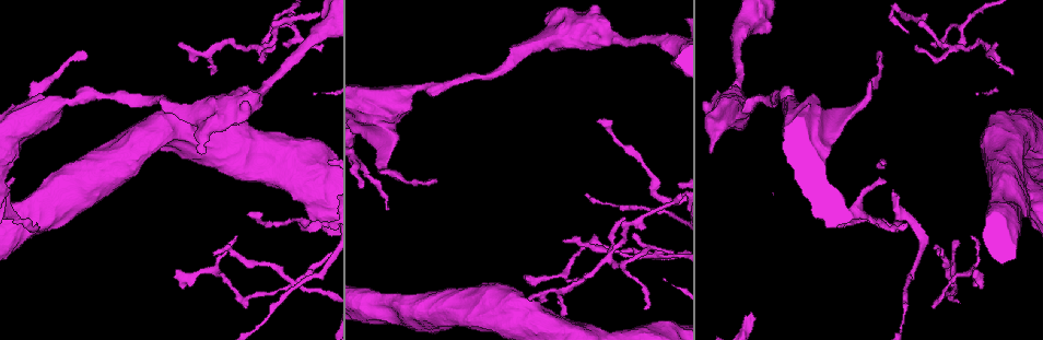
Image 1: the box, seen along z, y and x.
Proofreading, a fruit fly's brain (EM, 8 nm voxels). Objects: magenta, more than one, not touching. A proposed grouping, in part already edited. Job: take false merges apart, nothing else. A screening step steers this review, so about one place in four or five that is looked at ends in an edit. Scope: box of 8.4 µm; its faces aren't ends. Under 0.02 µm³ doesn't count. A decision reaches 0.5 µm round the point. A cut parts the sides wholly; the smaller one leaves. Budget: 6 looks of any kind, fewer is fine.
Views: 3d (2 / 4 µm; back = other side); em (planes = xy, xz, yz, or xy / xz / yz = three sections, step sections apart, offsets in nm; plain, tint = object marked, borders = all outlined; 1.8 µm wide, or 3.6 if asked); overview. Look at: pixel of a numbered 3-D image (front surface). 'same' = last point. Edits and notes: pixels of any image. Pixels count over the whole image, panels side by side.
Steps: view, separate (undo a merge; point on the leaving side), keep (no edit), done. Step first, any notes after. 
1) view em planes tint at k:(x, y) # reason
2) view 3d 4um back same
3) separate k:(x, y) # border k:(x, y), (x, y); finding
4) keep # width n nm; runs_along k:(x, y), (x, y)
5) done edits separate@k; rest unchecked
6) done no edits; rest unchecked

view 3d 2um back at 1:(861, 222) # narrows sharply

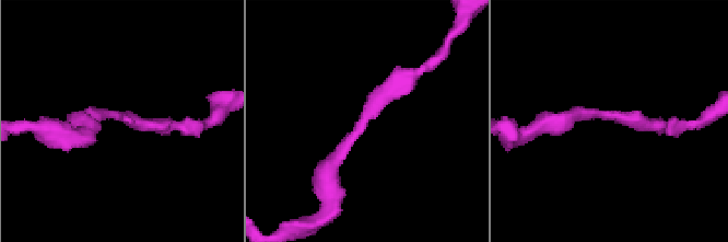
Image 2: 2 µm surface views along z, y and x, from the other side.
view em 3.6um yz step 8 tint at 2:(612, 112) # need the tissue

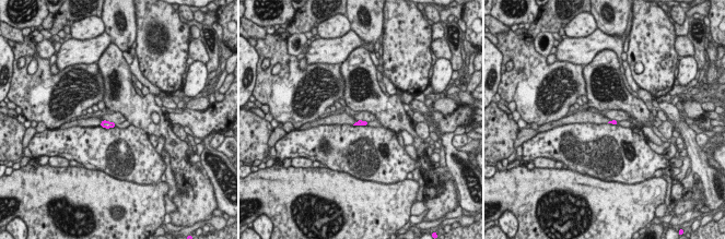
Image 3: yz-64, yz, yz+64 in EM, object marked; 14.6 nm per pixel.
view em 3.6um planes tint same # another direction

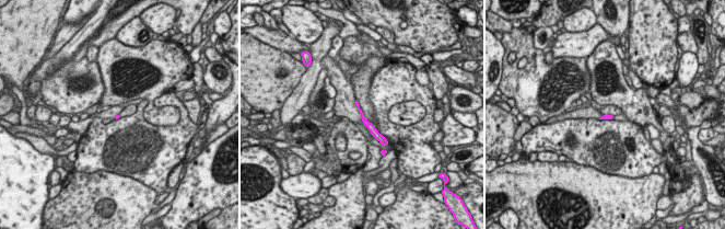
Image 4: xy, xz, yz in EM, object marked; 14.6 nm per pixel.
keep # width 70 nm; runs_along 4:(363, 117), (372, 129), (384, 139); one neuron here

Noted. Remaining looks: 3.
view 3d 2um at 1:(291, 285) # four or more arms meet

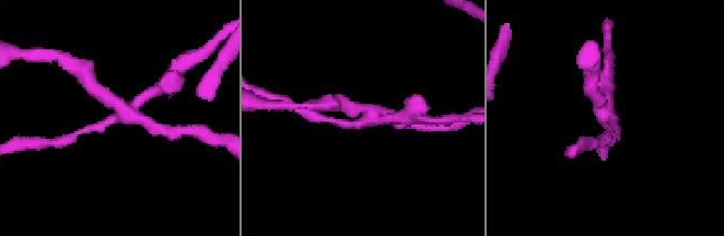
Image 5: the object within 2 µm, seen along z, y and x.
view em xy step 16 tint at 5:(362, 115) # arms 4; need the tissue

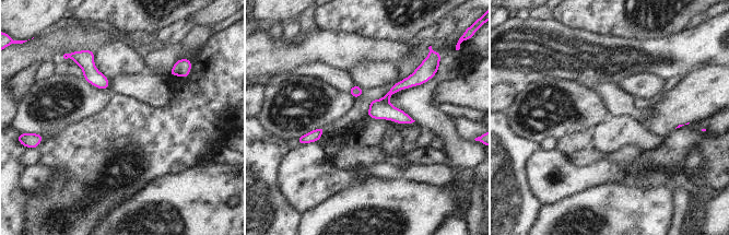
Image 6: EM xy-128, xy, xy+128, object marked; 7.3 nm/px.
separate 6:(378, 109) # two neurons meet here

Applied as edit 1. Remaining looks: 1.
done edits separate@6; rest unchecked

